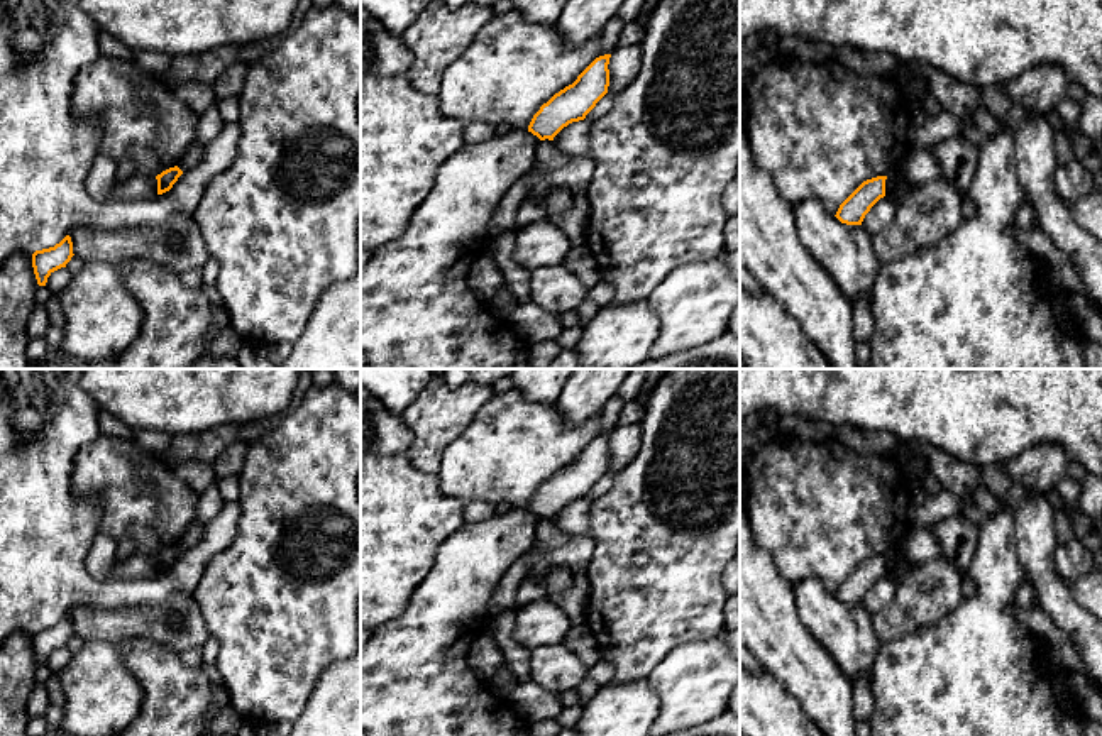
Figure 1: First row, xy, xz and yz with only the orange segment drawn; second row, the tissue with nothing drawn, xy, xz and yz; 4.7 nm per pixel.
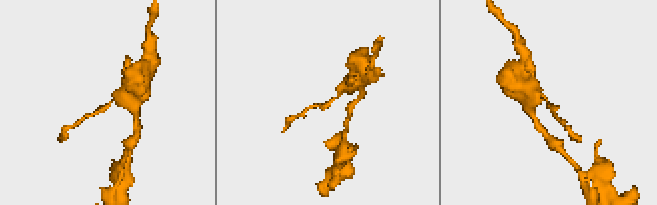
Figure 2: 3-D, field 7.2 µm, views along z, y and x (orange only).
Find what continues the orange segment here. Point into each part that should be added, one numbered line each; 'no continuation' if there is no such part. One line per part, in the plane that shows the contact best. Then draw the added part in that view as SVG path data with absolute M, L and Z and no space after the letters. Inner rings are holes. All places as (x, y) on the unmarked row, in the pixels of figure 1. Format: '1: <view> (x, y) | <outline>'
no continuation

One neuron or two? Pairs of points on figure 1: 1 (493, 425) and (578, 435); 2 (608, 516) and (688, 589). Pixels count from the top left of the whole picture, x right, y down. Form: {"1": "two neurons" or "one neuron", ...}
{"1": "one neuron", "2": "one neuron"}

